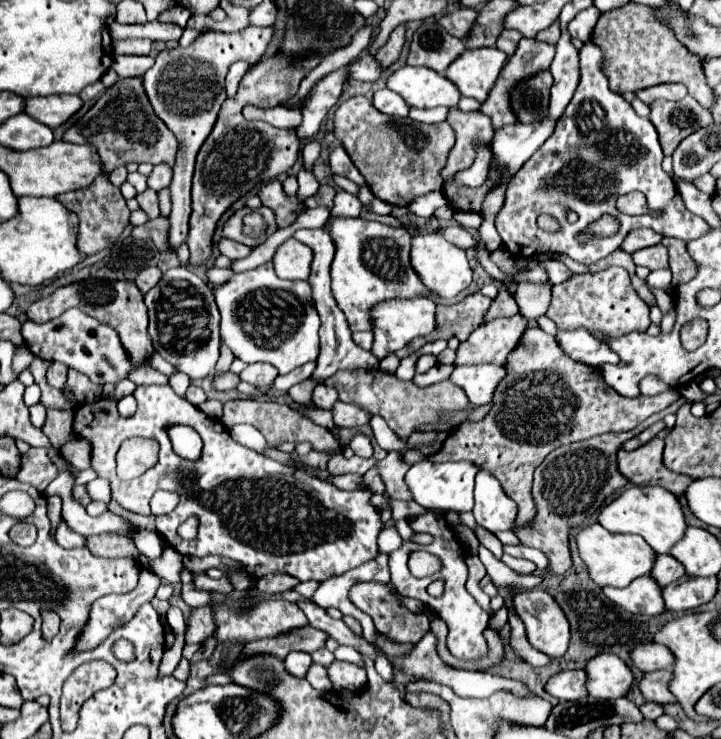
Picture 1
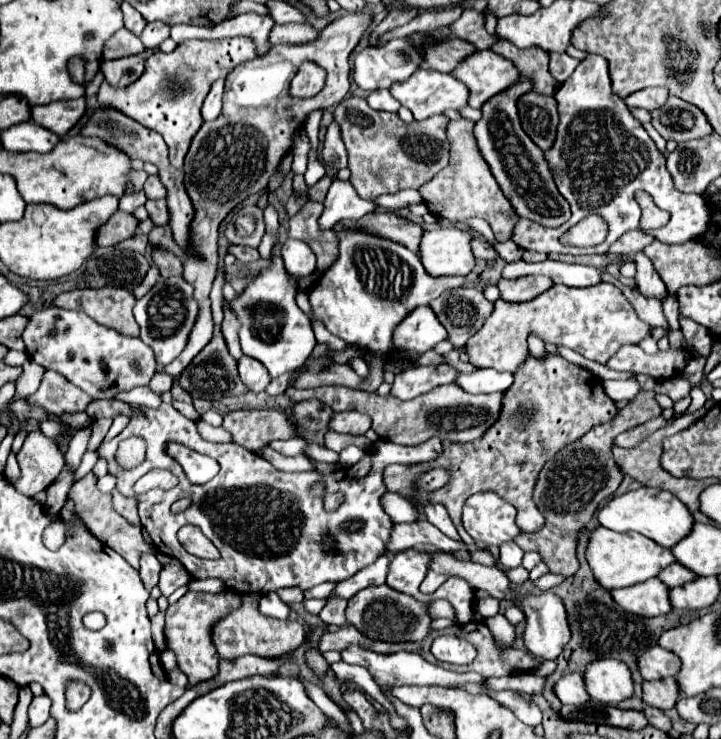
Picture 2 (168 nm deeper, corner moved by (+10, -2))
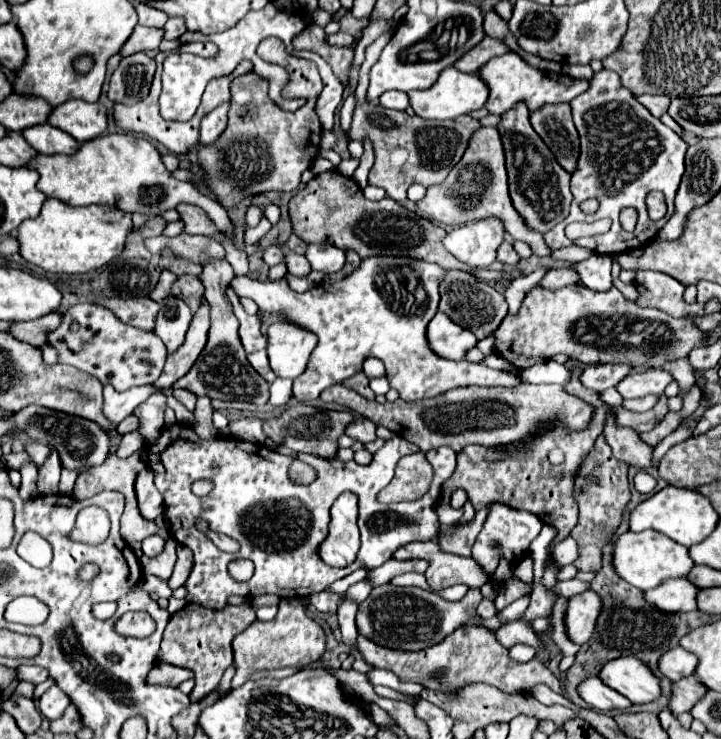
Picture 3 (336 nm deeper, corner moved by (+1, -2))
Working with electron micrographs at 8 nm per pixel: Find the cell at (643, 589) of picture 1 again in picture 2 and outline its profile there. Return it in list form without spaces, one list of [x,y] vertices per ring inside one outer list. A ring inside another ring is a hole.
[[[656,577],[642,581],[634,587],[612,589],[610,595],[624,611],[630,611],[642,617],[658,617],[672,609],[668,599],[668,587]]]

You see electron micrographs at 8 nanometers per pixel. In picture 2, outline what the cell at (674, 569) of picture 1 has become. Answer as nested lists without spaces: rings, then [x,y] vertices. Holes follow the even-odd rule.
[[[672,563],[660,571],[658,579],[662,583],[666,583],[666,587],[672,589],[672,587],[678,587],[678,585],[684,585],[684,583],[696,579],[696,575],[692,571],[688,571],[686,567],[682,567],[680,563]]]

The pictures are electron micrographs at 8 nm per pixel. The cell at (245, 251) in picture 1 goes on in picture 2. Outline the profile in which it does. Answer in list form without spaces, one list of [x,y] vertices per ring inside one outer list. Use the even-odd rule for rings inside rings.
[[[230,245],[228,247],[228,253],[232,253],[238,261],[258,261],[260,259],[260,253],[258,249],[252,249],[252,247],[244,247],[244,245]]]

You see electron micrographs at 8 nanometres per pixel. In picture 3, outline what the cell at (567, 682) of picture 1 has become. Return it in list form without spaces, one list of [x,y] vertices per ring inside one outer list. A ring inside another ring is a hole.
[[[599,677],[587,679],[587,683],[583,683],[583,687],[579,687],[579,693],[597,711],[613,711],[613,709],[625,711],[633,705],[625,695],[607,687]]]

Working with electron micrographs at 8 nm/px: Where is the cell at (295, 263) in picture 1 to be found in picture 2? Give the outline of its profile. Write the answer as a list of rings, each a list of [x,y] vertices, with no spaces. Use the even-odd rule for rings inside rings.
[[[286,239],[280,255],[284,259],[284,267],[290,277],[306,277],[306,275],[314,273],[314,269],[316,269],[316,257],[314,257],[312,249],[302,241]]]

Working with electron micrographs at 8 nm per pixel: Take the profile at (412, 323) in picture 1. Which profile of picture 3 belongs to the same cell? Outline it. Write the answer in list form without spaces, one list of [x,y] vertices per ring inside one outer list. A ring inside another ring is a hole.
[[[441,311],[431,319],[427,339],[435,353],[453,361],[465,359],[467,351],[477,345],[477,337],[471,331],[465,331],[463,327],[451,323],[451,319],[447,319],[447,315]]]

